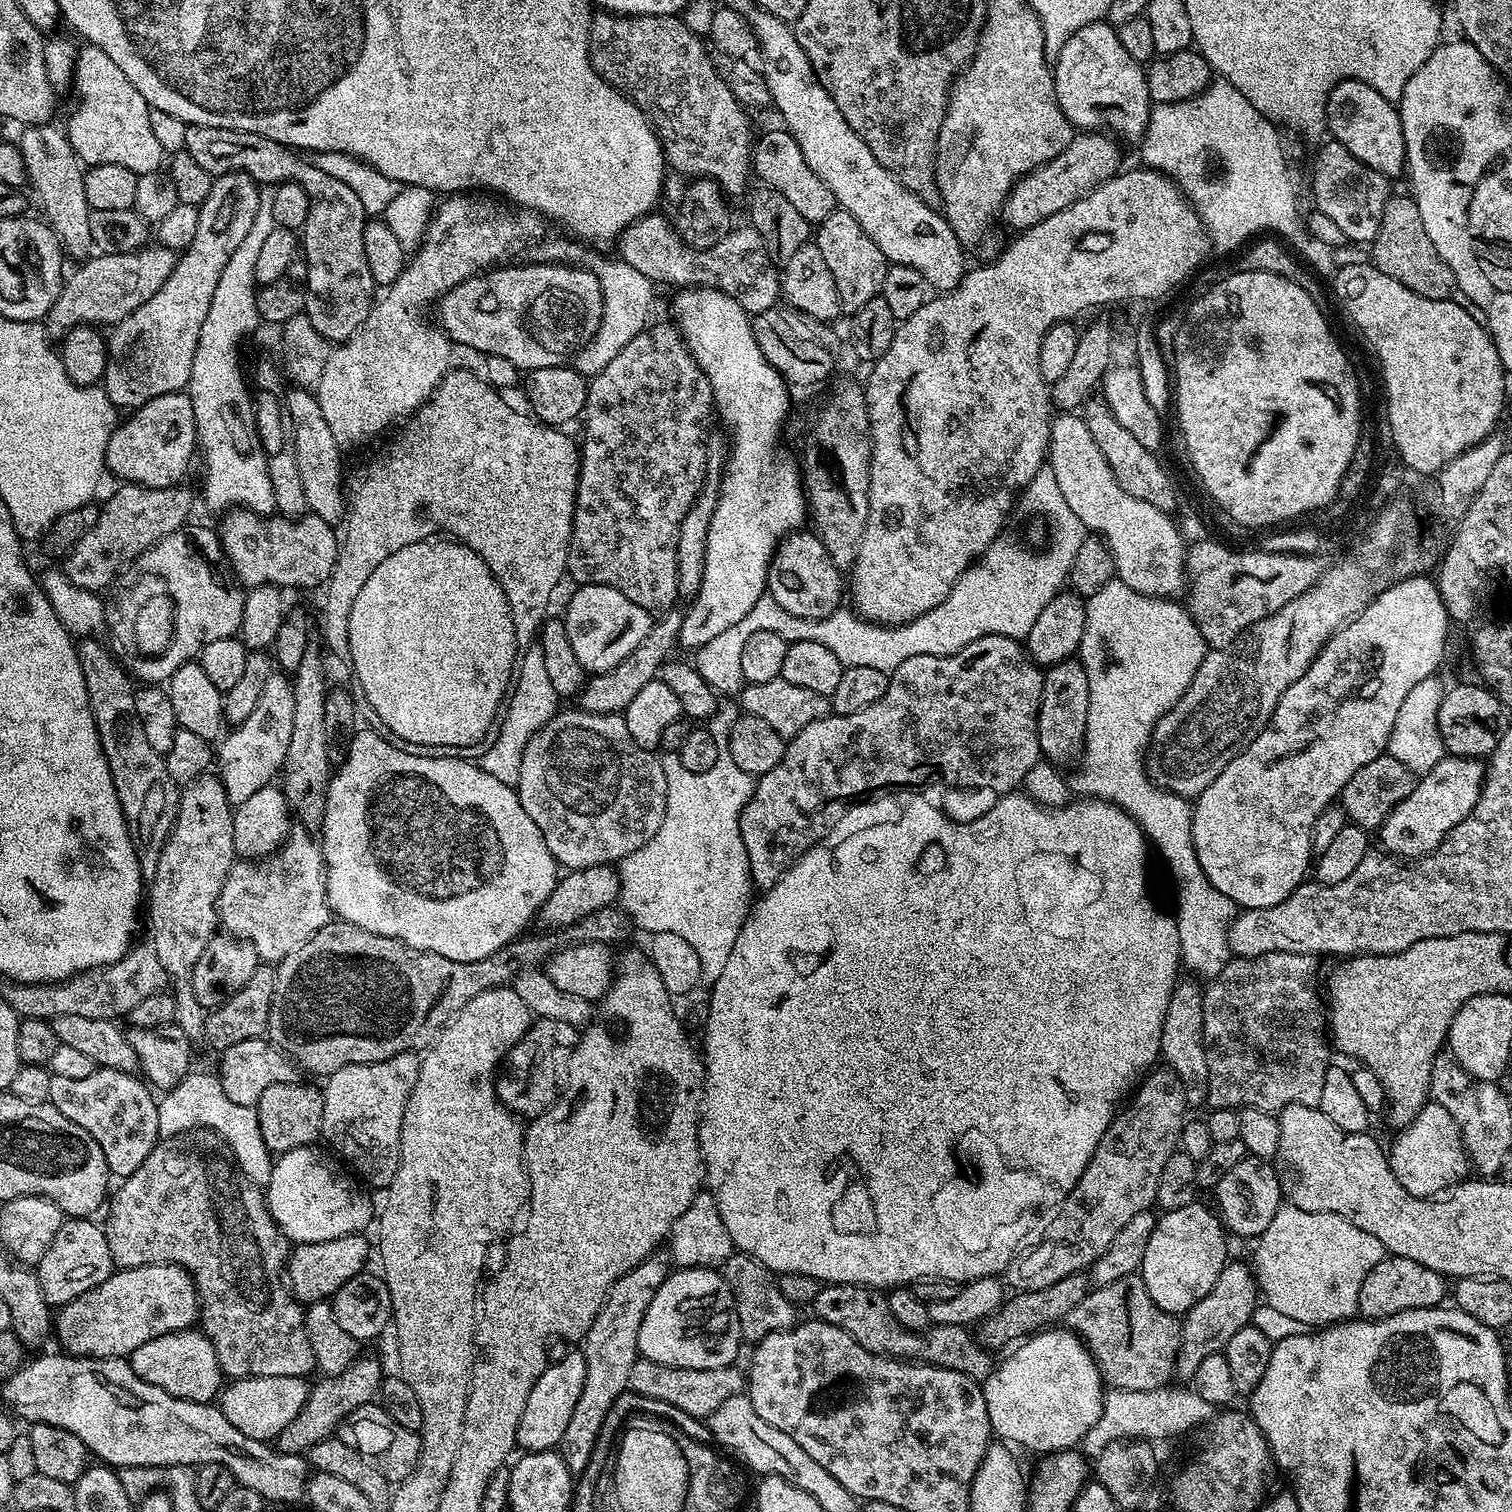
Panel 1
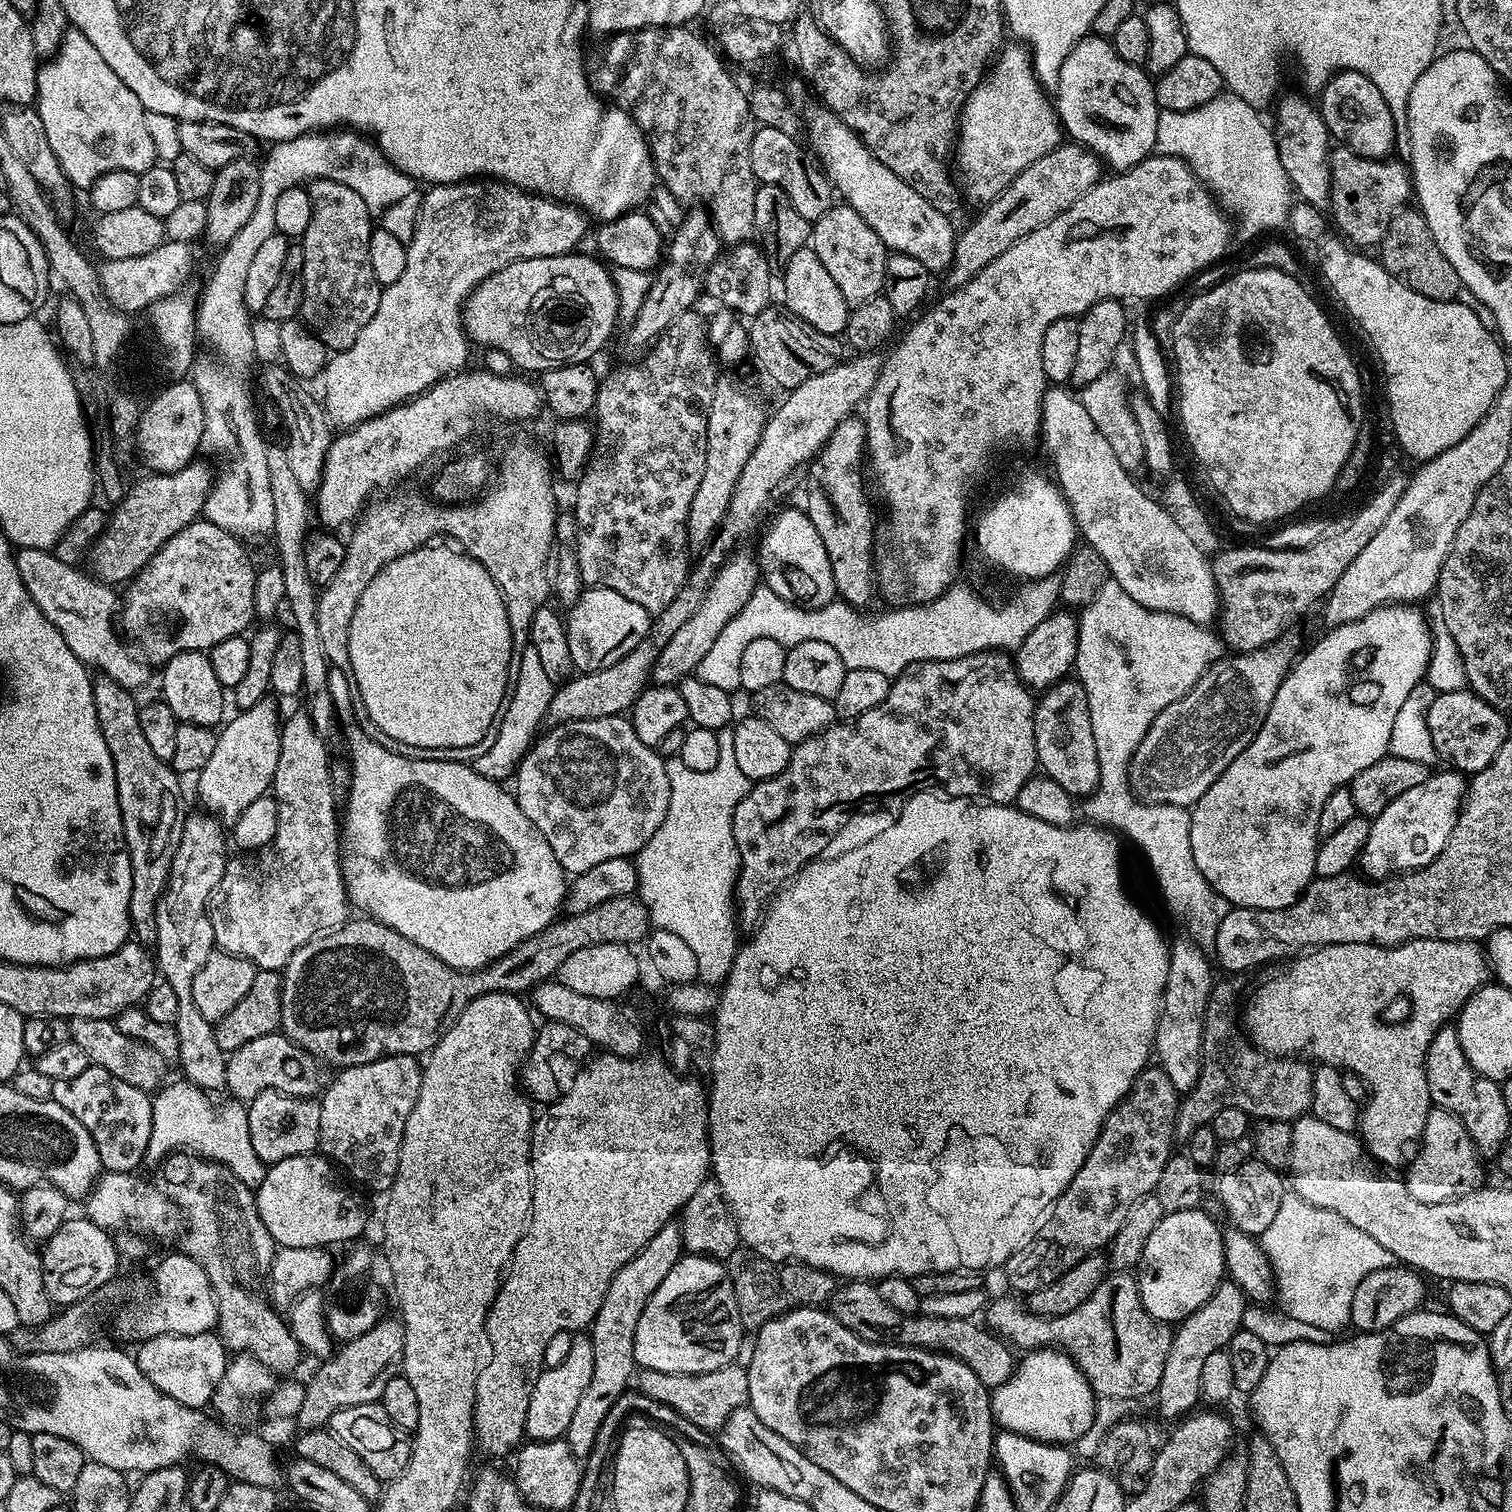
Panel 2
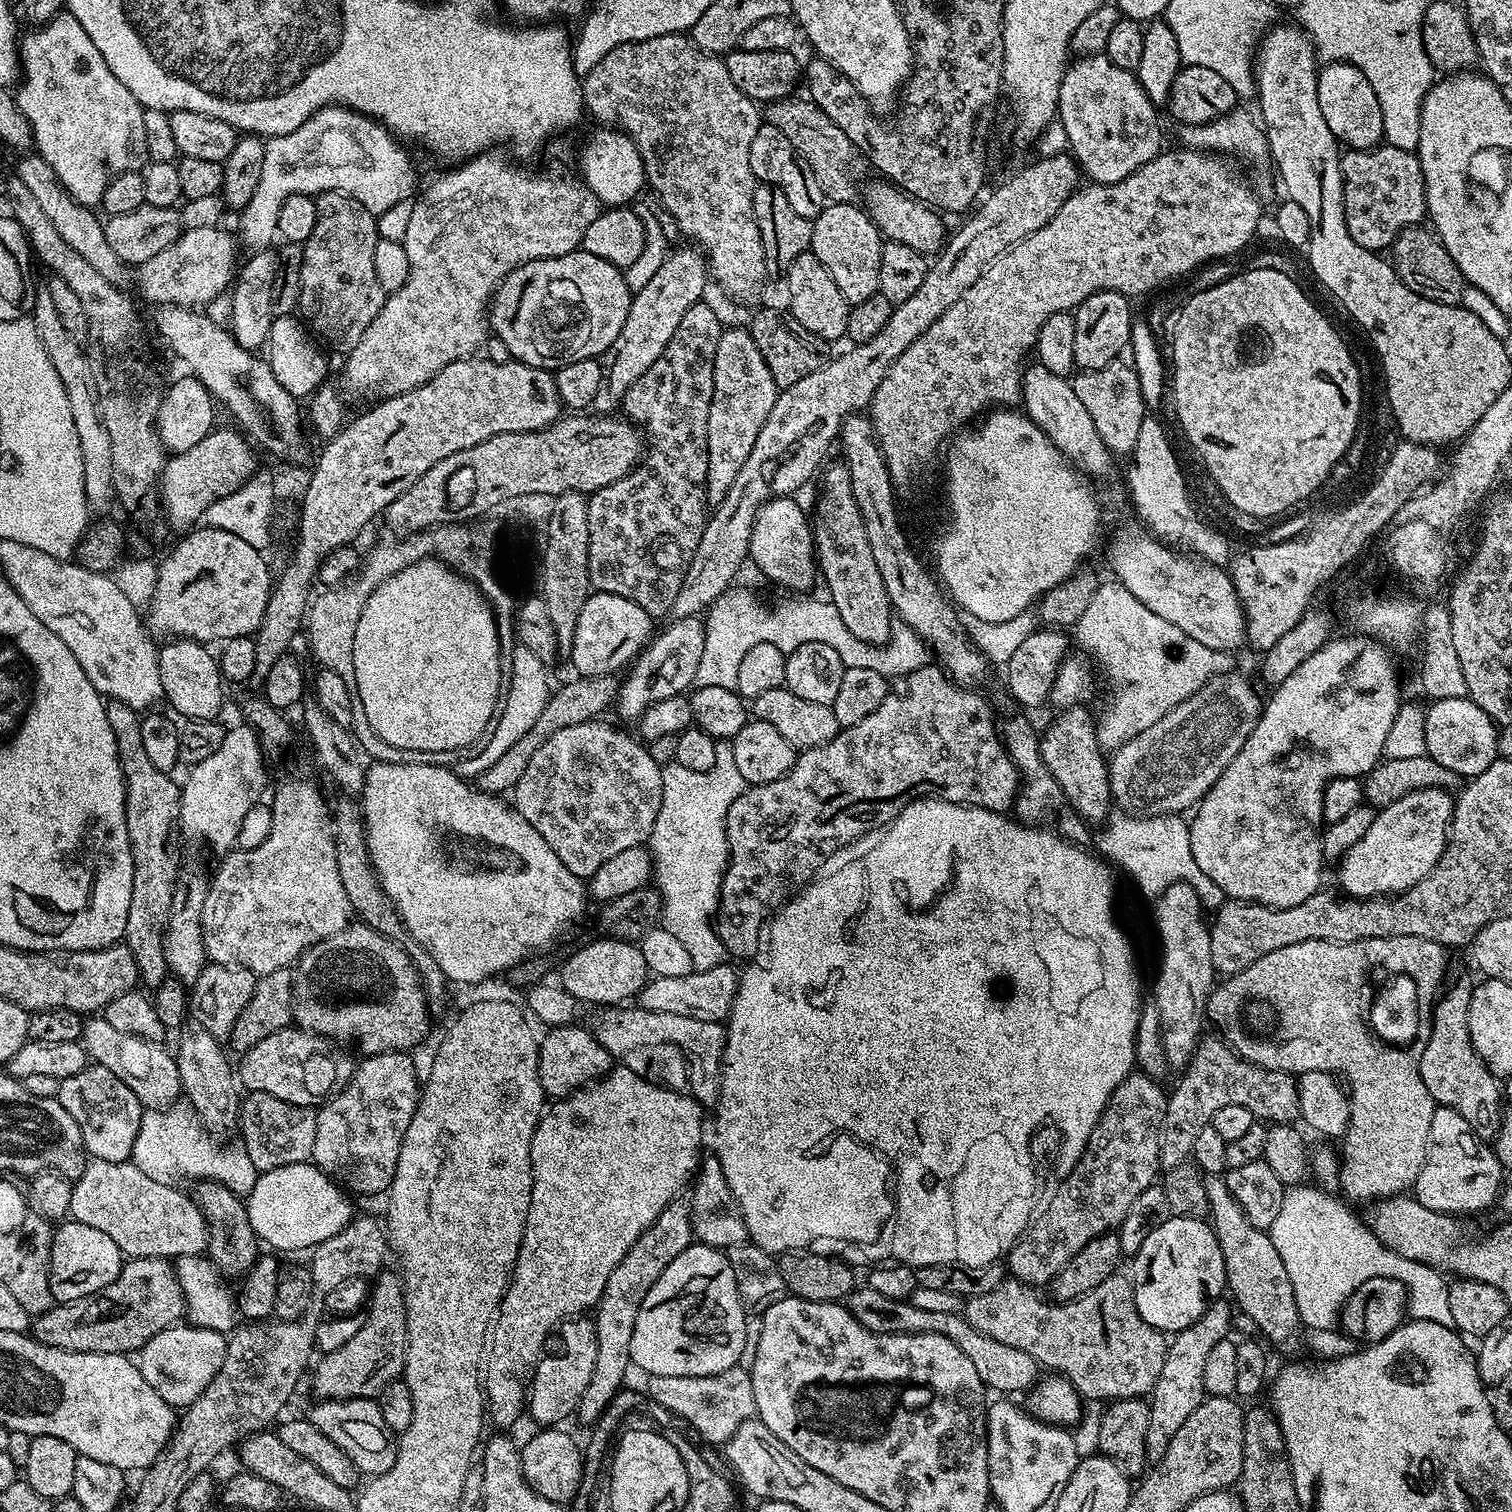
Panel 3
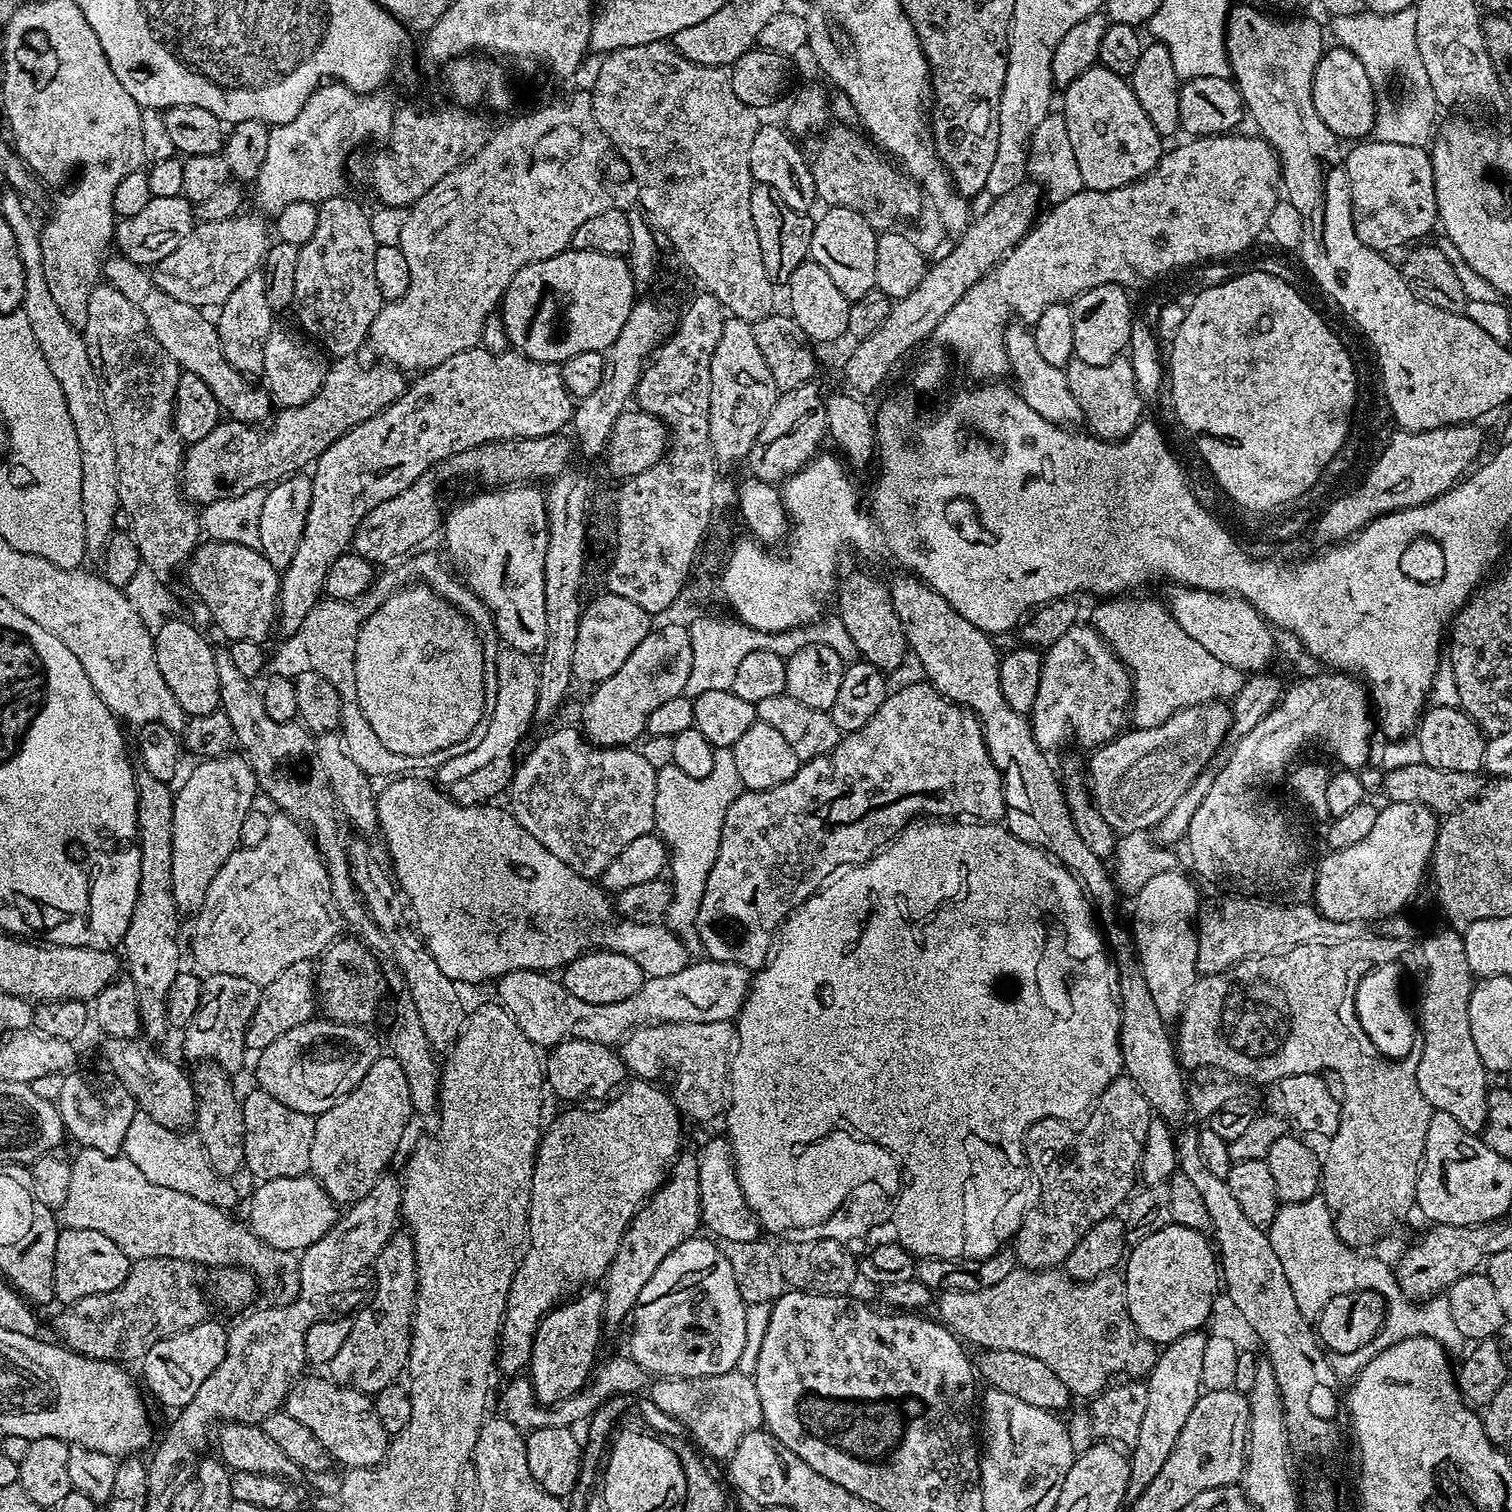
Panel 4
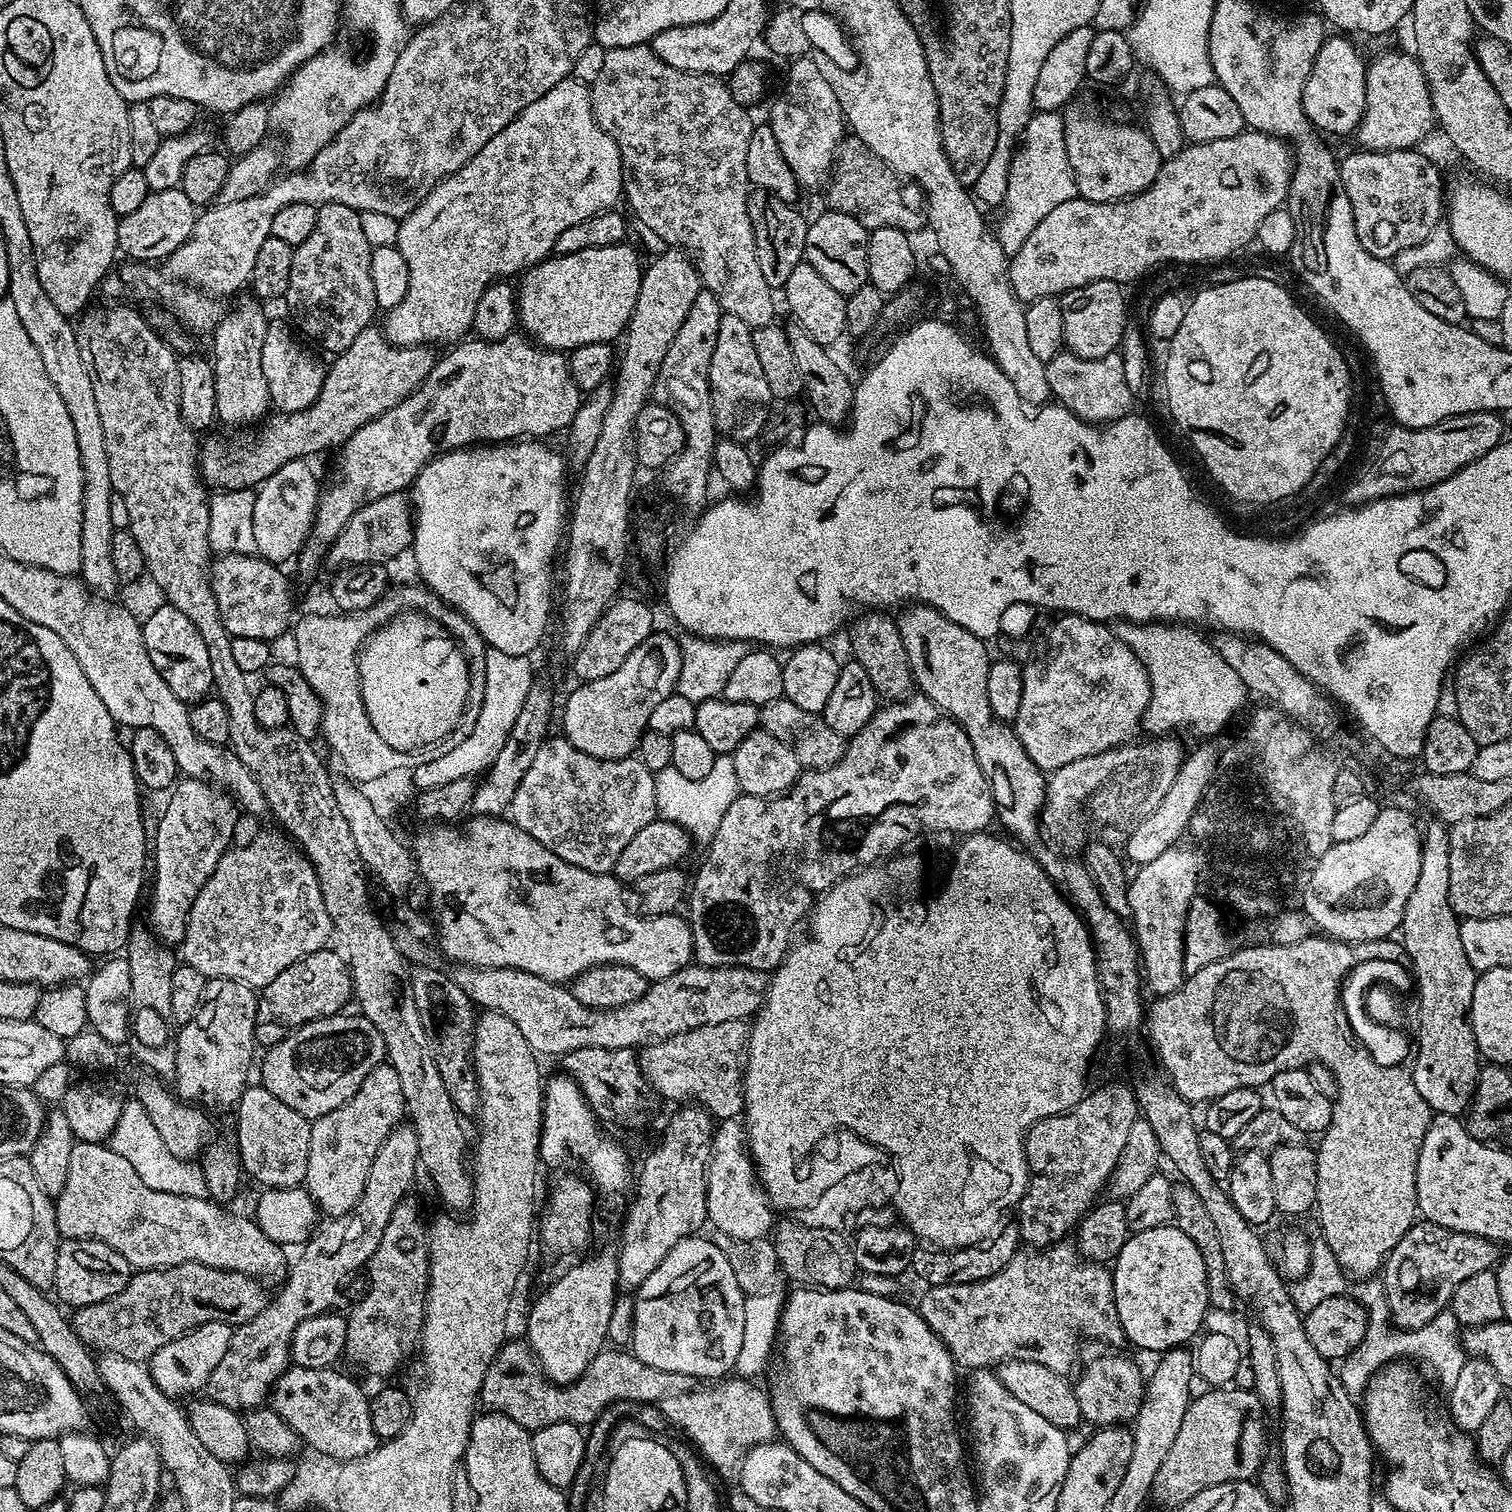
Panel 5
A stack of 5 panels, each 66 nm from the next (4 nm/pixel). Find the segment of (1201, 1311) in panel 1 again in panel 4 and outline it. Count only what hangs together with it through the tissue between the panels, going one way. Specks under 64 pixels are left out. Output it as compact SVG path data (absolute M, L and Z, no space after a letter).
M1197 1330L1159 1349L1156 1364L1146 1377L1146 1411L1142 1414L1142 1426L1138 1426L1138 1438L1130 1446L1130 1478L1125 1501L1138 1499L1142 1490L1154 1482L1166 1458L1170 1458L1174 1442L1178 1442L1178 1434L1182 1434L1190 1410L1194 1410L1194 1402L1202 1395L1202 1350L1206 1350L1207 1341L1208 1336Z

